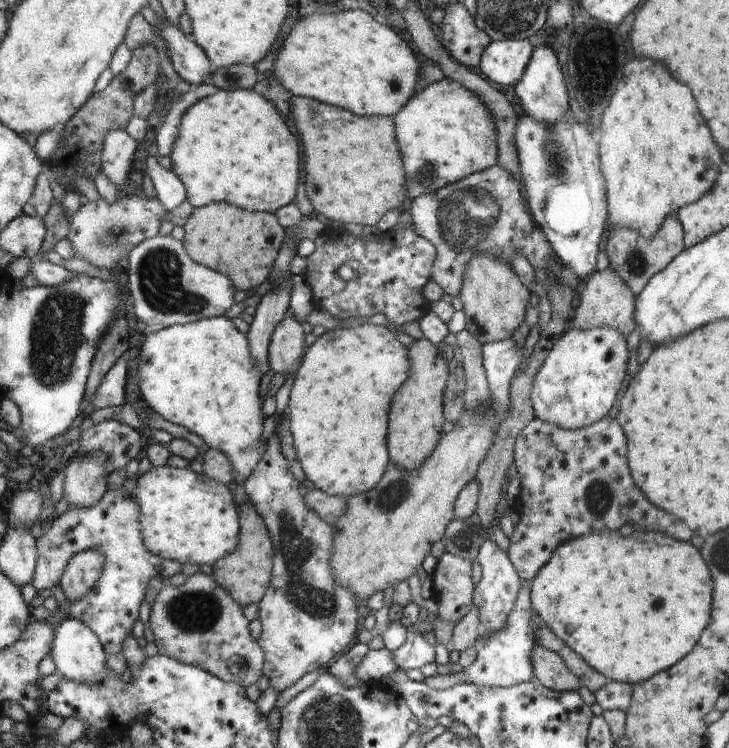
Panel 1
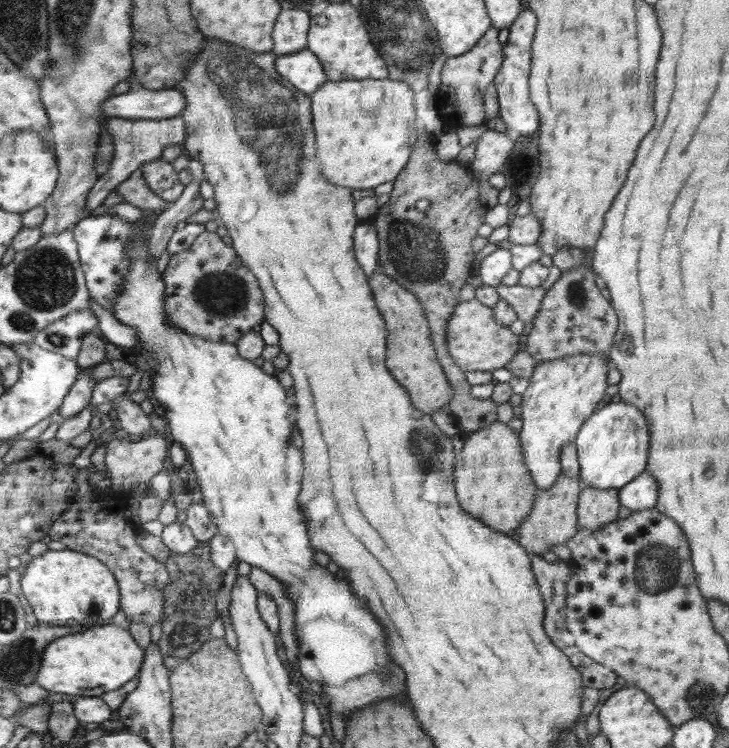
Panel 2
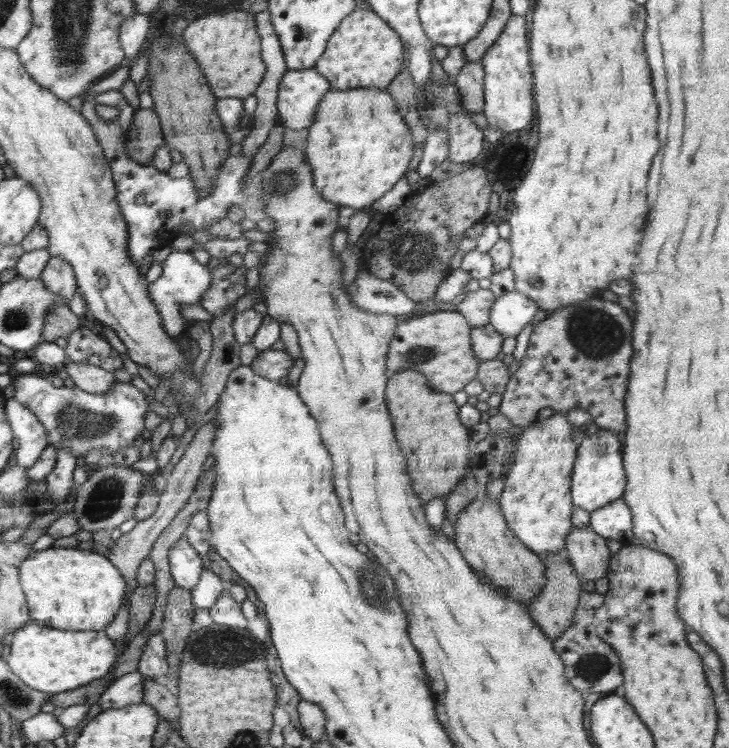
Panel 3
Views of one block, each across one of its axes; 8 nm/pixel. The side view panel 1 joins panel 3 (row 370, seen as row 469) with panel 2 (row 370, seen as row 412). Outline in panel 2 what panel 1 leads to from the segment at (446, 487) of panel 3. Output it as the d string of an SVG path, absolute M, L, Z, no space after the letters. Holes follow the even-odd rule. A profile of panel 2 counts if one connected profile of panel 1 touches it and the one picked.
M378 270L371 277L371 288L376 290L376 302L380 302L380 310L384 310L383 318L388 318L388 366L392 366L392 374L400 378L400 386L412 394L411 402L416 402L416 408L432 415L449 405L455 390L448 386L448 379L436 360L426 311L415 294Z

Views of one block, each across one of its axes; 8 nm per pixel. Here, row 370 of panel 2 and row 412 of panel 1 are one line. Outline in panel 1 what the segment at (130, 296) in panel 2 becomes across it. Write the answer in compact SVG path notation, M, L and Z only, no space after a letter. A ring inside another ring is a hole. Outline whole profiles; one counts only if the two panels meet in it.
M212 317L187 325L172 325L146 336L137 356L141 392L154 413L201 436L208 448L224 452L231 462L234 482L243 485L264 458L269 441L265 441L266 421L260 402L262 370L252 356L248 336L238 331L231 319Z

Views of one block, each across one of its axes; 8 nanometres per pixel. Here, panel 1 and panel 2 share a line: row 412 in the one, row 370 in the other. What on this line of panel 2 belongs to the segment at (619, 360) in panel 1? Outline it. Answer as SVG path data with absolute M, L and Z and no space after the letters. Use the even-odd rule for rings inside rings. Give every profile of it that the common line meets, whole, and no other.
M586 353L564 357L562 359L545 360L536 365L533 375L529 378L529 386L522 394L522 429L519 441L522 443L523 454L526 456L527 469L535 481L538 491L548 490L562 475L561 449L569 442L575 442L580 429L591 418L598 408L598 402L604 398L608 366L606 357L590 356Z

